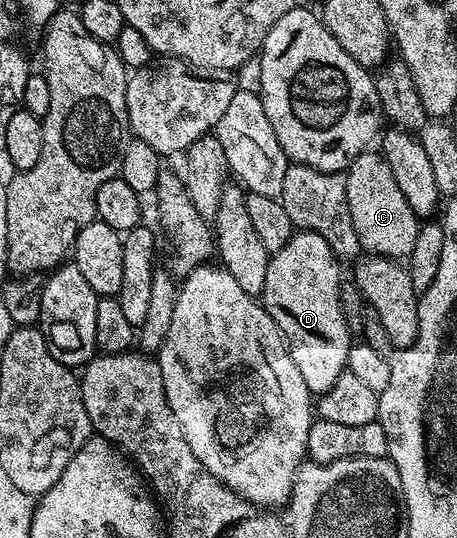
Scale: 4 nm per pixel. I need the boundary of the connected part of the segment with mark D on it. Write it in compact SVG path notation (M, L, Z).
M295 231L294 237L284 246L284 250L273 253L268 262L268 274L264 278L264 290L260 303L266 313L276 322L276 326L286 339L286 349L292 354L292 362L300 369L311 394L321 394L332 390L336 378L347 371L346 359L350 353L352 333L340 306L340 286L344 273L340 269L340 261L334 252L315 232Z

